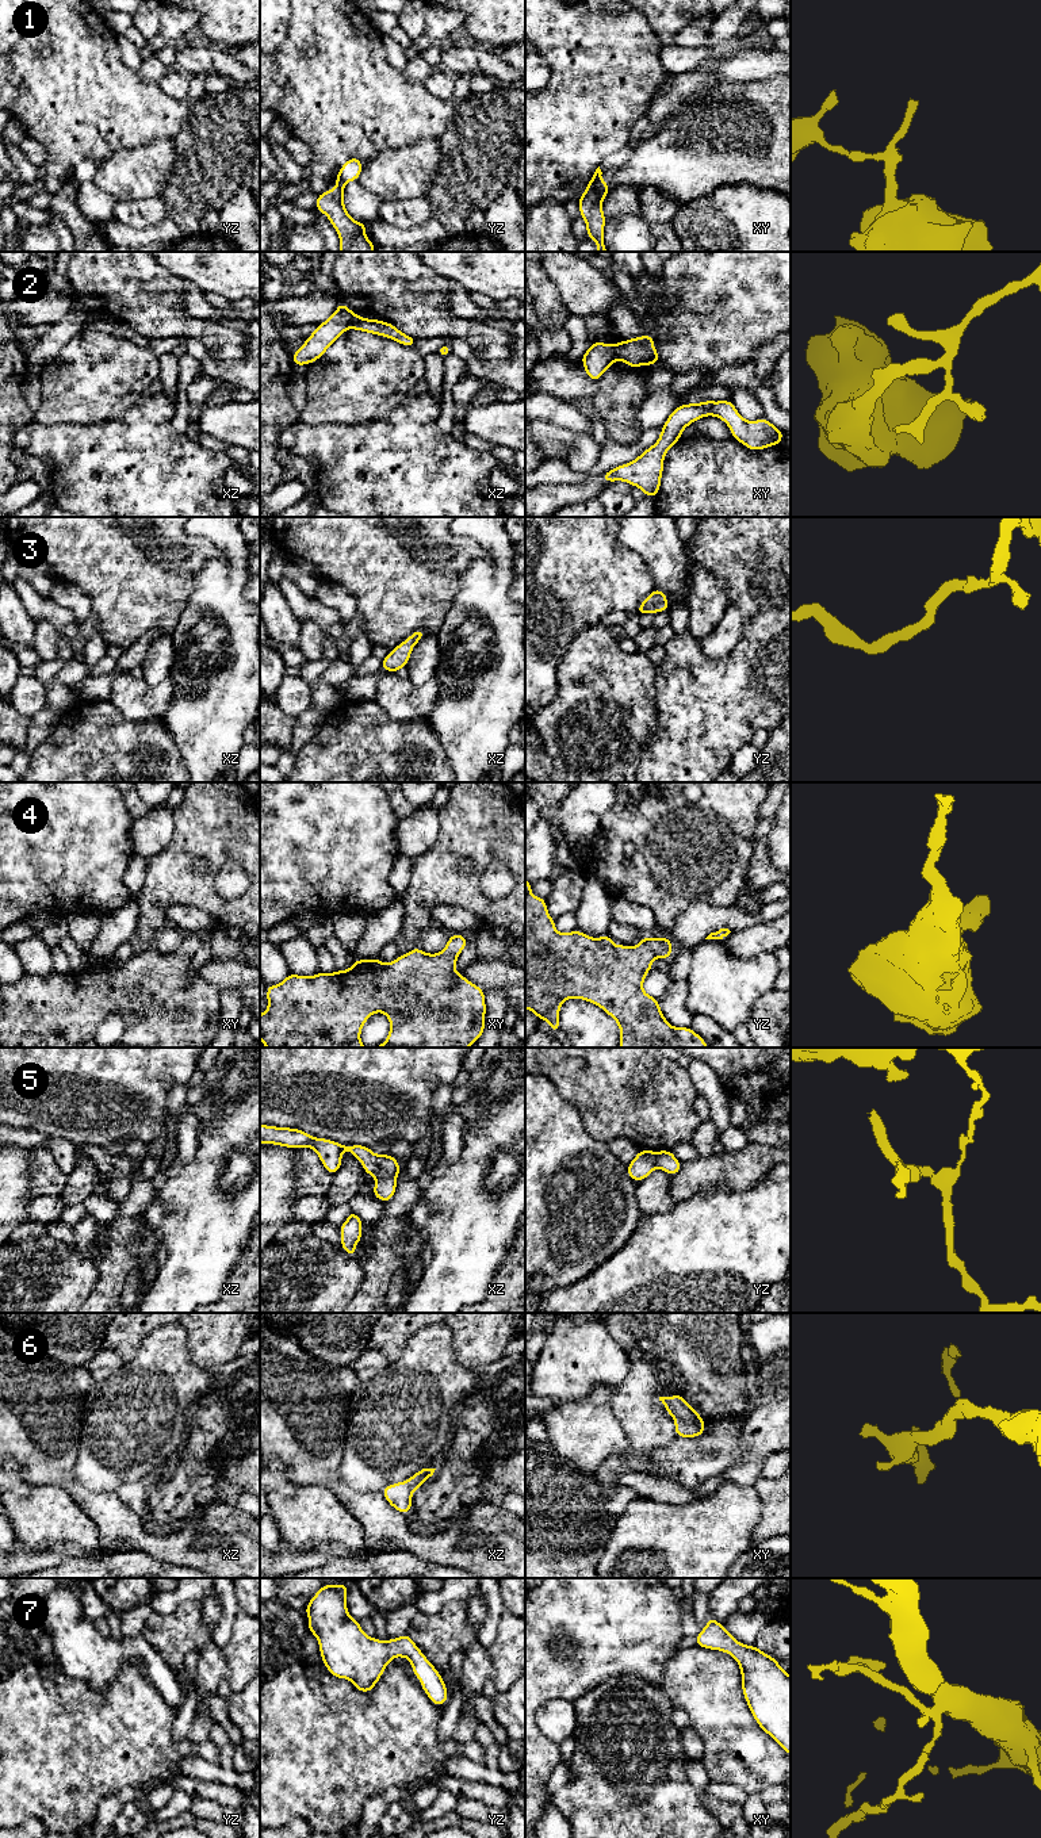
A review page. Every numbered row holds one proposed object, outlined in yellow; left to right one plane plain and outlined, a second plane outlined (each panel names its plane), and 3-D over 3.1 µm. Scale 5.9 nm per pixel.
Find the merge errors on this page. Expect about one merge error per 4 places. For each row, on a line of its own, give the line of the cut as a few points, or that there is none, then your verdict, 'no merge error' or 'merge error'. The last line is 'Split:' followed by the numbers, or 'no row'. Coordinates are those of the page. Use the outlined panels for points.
1: xy (601, 176), (578, 200) | merge error
2: xy (613, 344), (617, 359) | merge error
3: no cut | no merge error
4: no cut | no merge error
5: xz (395, 1176), (377, 1179) | merge error
6: no cut | no merge error
7: no cut | no merge error
Split: 1, 2, 5

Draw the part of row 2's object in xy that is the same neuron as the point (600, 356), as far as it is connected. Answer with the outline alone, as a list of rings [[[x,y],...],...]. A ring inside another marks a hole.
[[[593,341],[581,360],[588,378],[592,380],[598,380],[604,372],[617,360],[615,344]]]

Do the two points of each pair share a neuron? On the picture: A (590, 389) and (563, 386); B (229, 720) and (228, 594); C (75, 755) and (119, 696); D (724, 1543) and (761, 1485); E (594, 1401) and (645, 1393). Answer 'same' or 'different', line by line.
A: same
B: same
C: different
D: different
E: different

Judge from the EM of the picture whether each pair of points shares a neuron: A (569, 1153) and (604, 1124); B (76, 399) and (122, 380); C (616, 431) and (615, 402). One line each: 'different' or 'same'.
A: different
B: same
C: same

